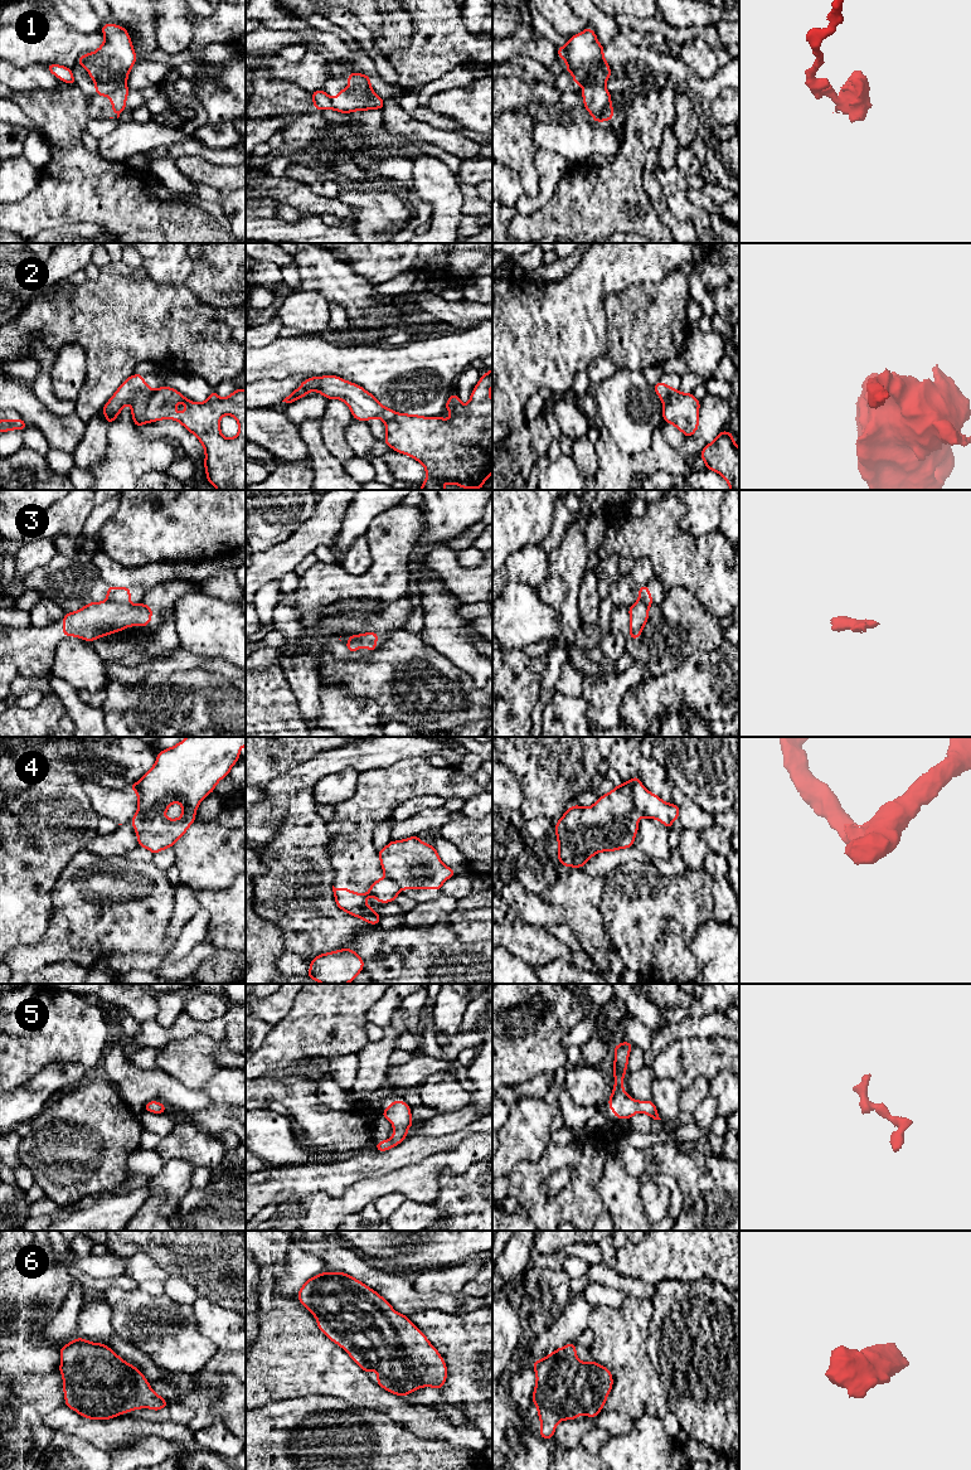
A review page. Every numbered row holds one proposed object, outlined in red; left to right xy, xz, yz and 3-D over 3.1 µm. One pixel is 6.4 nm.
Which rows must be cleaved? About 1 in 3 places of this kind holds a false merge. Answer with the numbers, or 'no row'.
1, 2, 3, 4

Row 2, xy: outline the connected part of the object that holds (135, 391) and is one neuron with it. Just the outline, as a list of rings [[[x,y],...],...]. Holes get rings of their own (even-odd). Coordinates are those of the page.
[[[133,374],[128,377],[103,406],[103,414],[110,424],[113,423],[126,403],[131,406],[135,426],[140,427],[145,423],[140,419],[140,416],[154,390],[142,377],[144,374]]]

